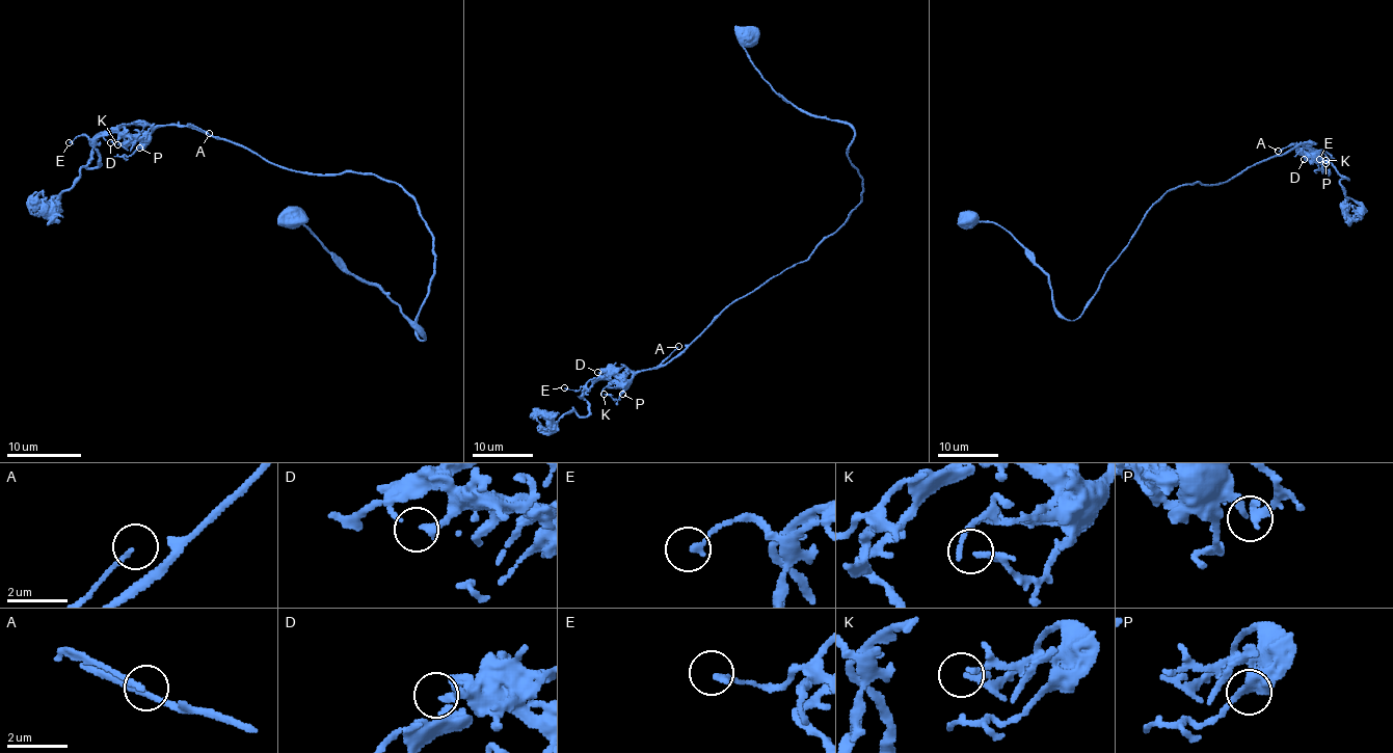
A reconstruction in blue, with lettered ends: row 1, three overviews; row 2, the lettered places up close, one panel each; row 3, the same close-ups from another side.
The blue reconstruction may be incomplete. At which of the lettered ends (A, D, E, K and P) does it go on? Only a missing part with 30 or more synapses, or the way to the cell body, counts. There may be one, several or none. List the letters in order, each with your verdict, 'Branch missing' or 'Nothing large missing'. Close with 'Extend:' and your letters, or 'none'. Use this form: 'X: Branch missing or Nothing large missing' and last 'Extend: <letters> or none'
A: Nothing large missing
D: Nothing large missing
E: Nothing large missing
K: Nothing large missing
P: Nothing large missing
Extend: none

